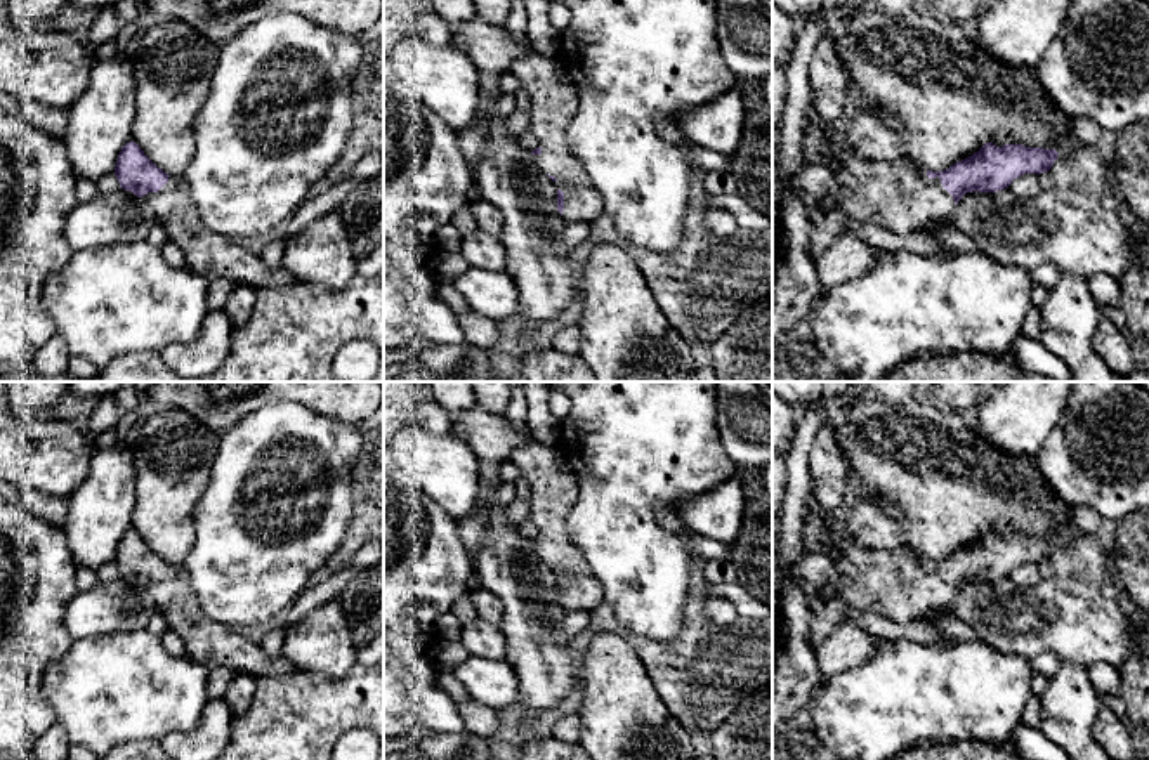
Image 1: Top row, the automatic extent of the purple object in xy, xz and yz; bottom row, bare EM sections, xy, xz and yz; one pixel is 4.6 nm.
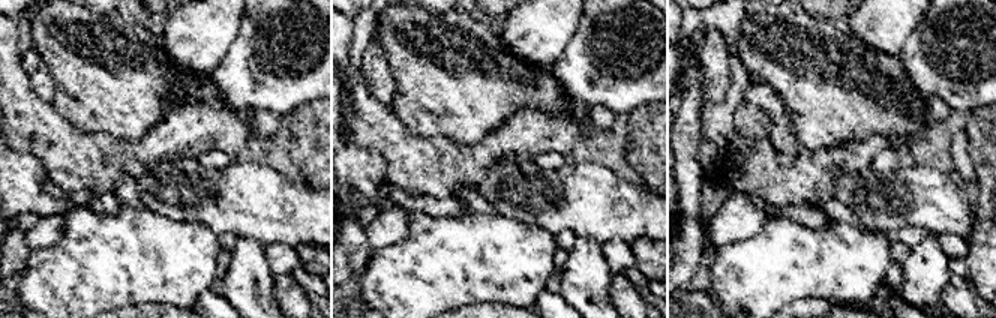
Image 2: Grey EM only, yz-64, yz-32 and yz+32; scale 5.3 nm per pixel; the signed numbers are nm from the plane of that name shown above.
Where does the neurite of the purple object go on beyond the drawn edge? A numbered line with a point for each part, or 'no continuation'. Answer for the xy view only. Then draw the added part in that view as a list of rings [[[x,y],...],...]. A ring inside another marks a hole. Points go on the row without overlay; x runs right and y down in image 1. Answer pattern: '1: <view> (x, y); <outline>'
1: xy (209, 642); [[[168,566],[158,581],[142,586],[154,599],[168,628],[182,639],[193,661],[207,668],[224,666],[255,678],[286,677],[297,672],[283,654],[271,656],[240,630],[208,618],[182,566]]]

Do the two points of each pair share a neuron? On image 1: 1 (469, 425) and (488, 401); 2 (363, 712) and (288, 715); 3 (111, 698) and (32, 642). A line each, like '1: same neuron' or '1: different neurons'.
1: different neurons
2: same neuron
3: different neurons

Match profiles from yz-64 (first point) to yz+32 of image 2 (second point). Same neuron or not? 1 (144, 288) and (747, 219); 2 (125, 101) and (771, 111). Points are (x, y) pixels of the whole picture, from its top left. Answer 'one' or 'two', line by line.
1: two
2: two

